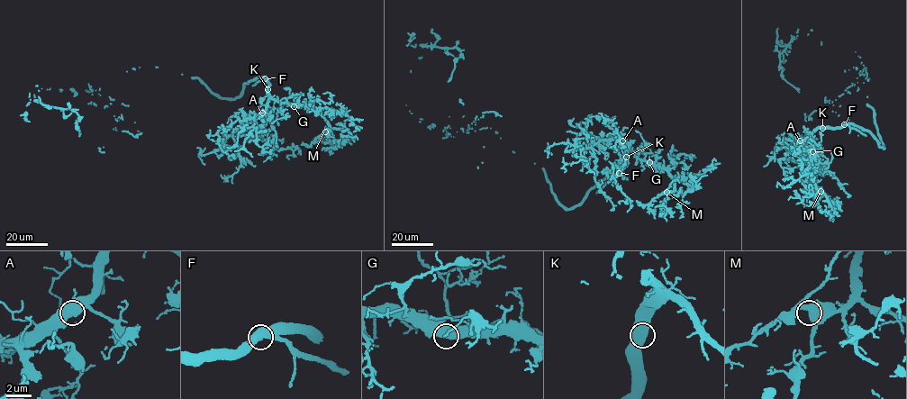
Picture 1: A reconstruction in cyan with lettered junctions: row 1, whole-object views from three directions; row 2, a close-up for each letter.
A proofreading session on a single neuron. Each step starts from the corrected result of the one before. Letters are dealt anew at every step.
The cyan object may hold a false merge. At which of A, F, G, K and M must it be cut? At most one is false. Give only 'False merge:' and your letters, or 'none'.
False merge: none

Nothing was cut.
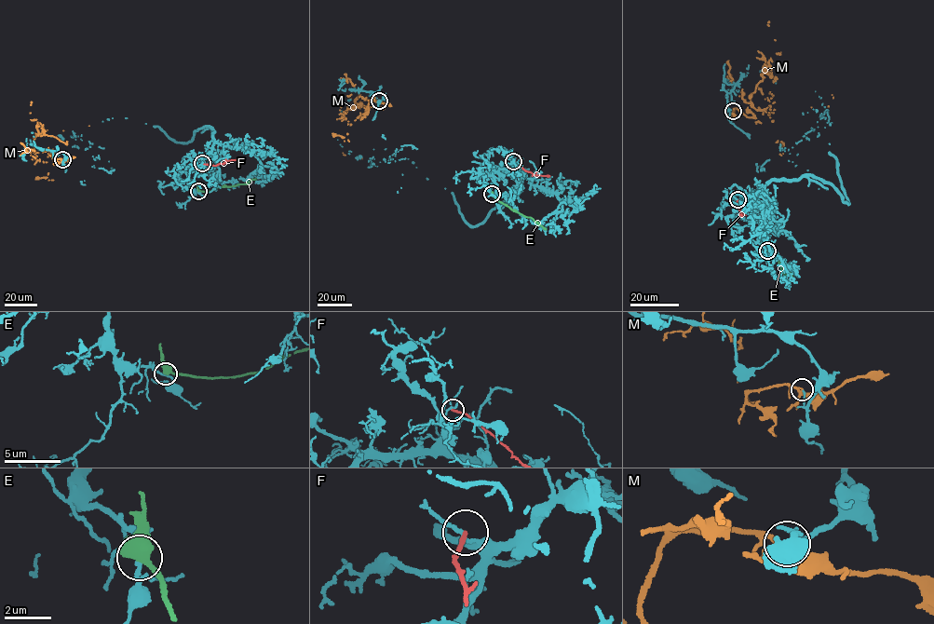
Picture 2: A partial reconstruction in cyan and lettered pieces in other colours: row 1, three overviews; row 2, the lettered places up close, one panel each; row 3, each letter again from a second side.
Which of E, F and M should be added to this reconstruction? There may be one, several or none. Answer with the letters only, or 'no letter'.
no letter

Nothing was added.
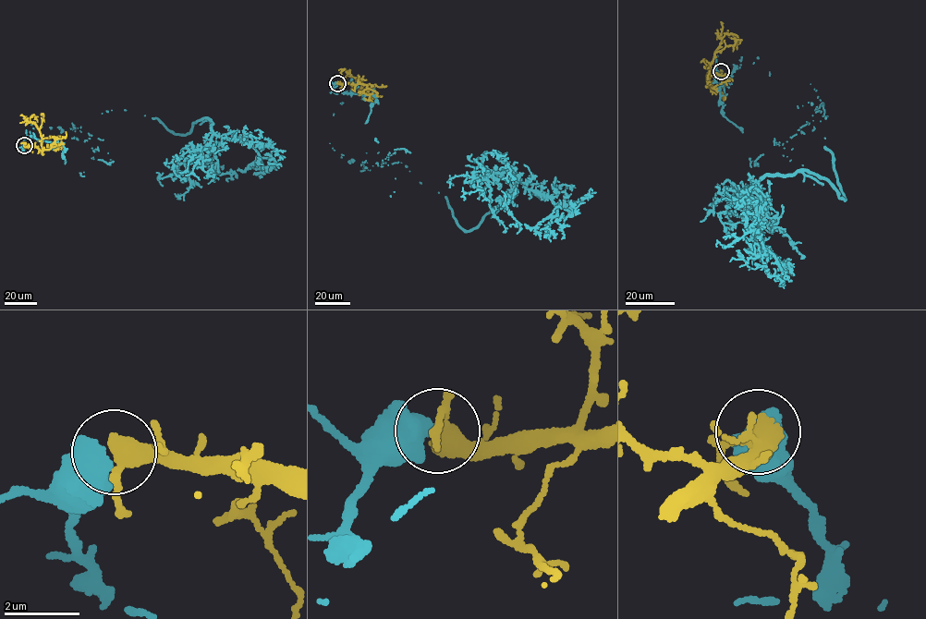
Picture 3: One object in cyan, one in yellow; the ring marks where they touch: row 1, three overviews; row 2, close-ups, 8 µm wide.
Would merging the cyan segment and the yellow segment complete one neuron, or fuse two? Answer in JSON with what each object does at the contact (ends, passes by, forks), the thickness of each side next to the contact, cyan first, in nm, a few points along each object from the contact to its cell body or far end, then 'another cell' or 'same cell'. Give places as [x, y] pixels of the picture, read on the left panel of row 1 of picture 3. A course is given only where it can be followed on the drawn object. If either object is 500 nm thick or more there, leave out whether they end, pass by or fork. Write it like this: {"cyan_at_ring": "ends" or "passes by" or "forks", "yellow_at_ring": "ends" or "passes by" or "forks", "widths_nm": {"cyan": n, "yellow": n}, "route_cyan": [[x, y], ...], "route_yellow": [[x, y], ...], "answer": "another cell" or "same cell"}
{"widths_nm": {"cyan": 800, "yellow": 440}, "route_cyan": [[24, 145], [59, 143], [82, 175], [106, 111], [181, 135], [208, 118], [179, 194]], "route_yellow": [[24, 145], [42, 150], [40, 131], [30, 121], [33, 114], [37, 122]], "answer": "another cell"}

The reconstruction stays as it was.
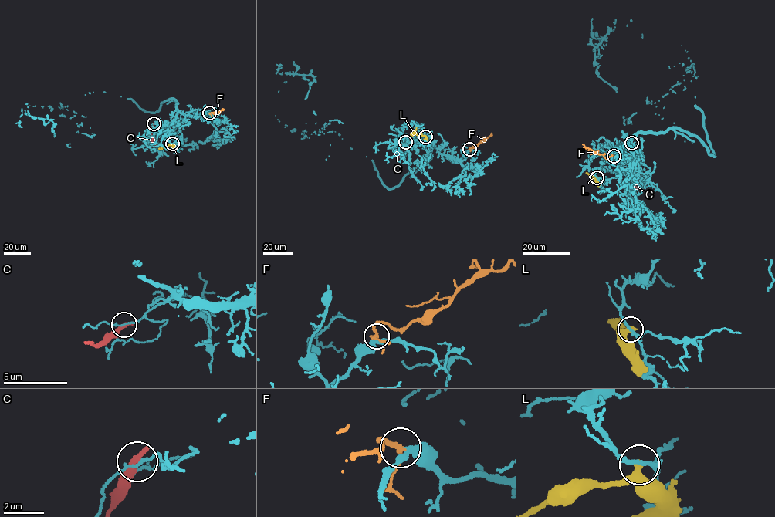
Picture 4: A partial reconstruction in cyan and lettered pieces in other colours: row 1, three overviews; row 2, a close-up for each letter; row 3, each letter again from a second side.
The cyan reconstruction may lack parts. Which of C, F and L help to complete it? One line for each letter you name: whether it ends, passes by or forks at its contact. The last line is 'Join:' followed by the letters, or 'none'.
F: it passes by
Join: F

